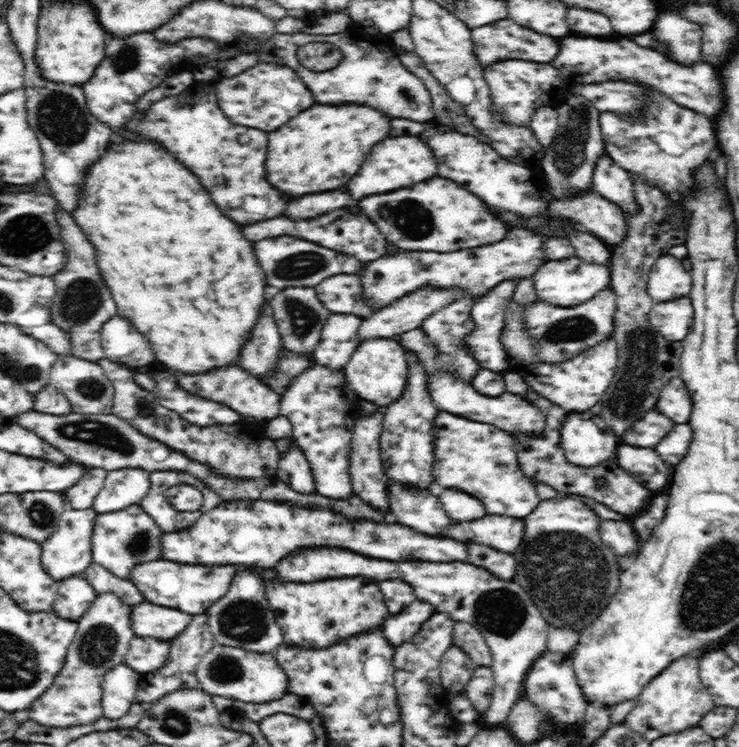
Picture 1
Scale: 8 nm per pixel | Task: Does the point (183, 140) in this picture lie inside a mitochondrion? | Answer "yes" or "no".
no

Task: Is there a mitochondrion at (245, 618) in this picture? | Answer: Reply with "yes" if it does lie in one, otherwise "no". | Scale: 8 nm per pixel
yes

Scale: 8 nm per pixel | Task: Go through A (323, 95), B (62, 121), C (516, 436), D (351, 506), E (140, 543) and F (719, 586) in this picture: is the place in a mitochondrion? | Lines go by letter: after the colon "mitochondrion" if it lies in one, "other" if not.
A: other
B: mitochondrion
C: other
D: mitochondrion
E: mitochondrion
F: mitochondrion

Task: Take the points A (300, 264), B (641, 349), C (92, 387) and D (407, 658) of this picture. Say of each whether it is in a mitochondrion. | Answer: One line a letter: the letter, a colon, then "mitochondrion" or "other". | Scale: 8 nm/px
A: mitochondrion
B: mitochondrion
C: mitochondrion
D: other

